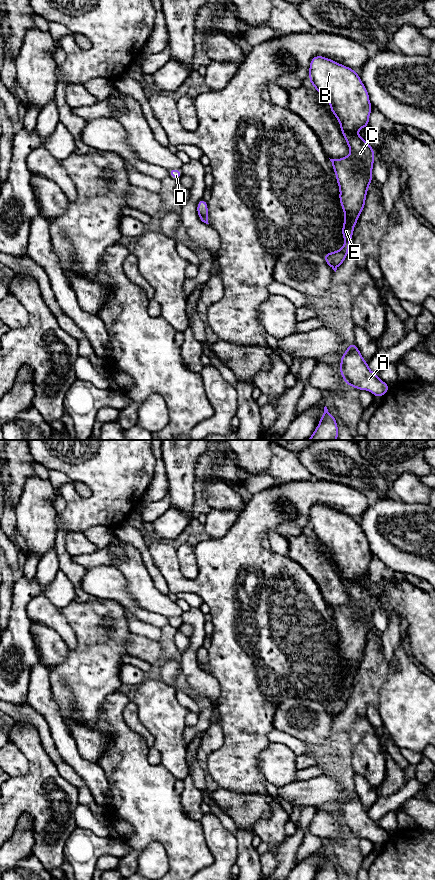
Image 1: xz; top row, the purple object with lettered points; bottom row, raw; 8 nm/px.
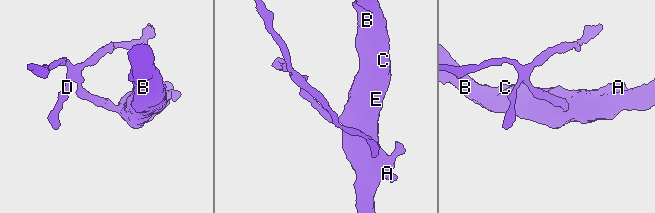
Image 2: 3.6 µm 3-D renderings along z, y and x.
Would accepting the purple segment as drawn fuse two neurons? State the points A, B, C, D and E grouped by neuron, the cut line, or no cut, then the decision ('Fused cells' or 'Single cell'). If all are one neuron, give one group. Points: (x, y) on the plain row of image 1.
Groups: A B C D E. No split. Single cell

